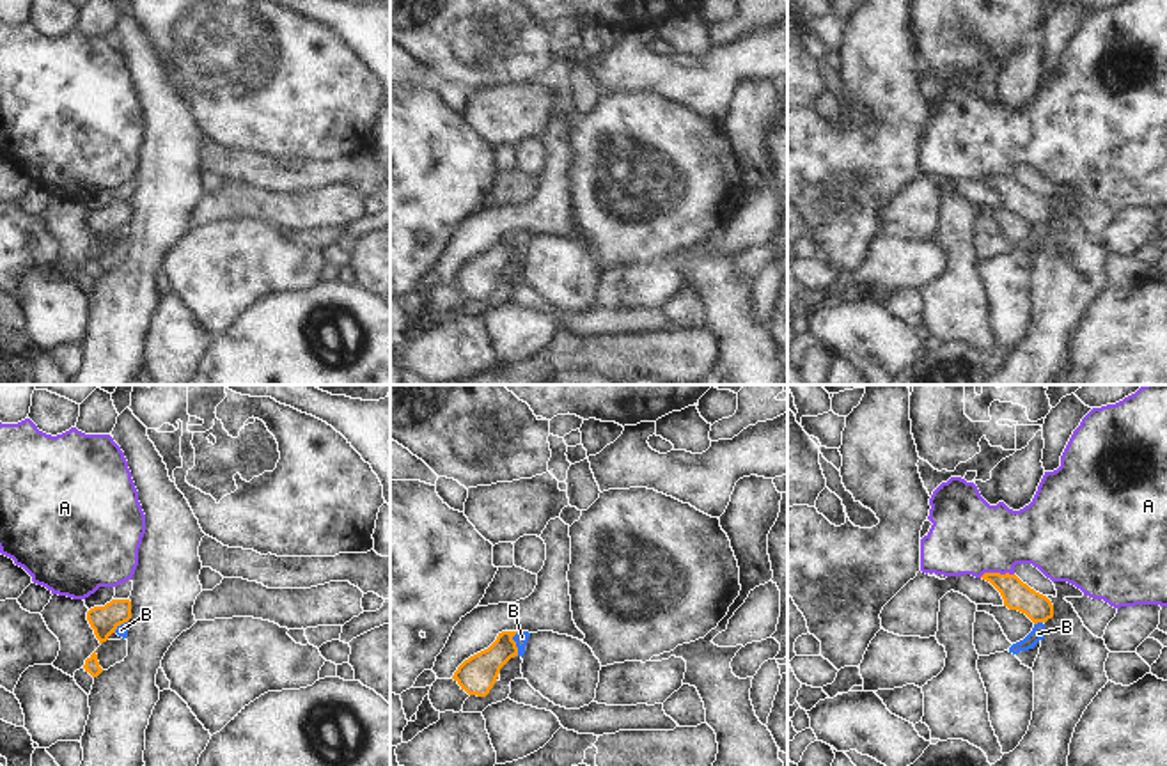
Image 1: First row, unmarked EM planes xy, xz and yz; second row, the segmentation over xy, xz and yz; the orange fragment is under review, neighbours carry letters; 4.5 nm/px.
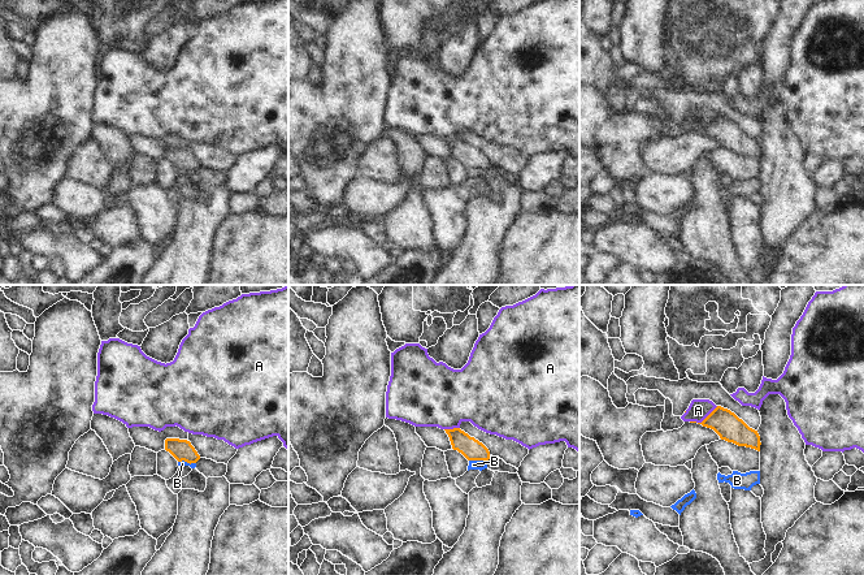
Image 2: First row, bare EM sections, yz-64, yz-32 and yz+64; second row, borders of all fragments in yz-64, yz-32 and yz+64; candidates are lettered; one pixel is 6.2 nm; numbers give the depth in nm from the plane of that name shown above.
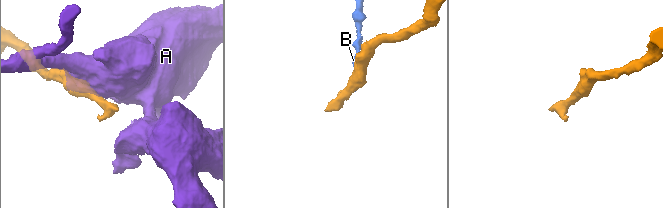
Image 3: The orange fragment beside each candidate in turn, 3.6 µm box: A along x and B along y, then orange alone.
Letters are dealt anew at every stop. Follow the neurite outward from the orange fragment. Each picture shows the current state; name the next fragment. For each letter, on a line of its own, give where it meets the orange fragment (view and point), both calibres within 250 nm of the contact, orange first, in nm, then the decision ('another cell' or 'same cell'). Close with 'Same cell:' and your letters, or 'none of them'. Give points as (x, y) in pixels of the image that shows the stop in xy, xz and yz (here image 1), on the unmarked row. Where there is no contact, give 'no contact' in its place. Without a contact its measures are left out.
A: meets orange in yz at (995, 176); 130 nm thick on the orange side, 340 nm on the other; another cell
B: meets orange in xz at (515, 247); 170 nm thick on the orange side, 60 nm on the other; another cell
Same cell: none of them

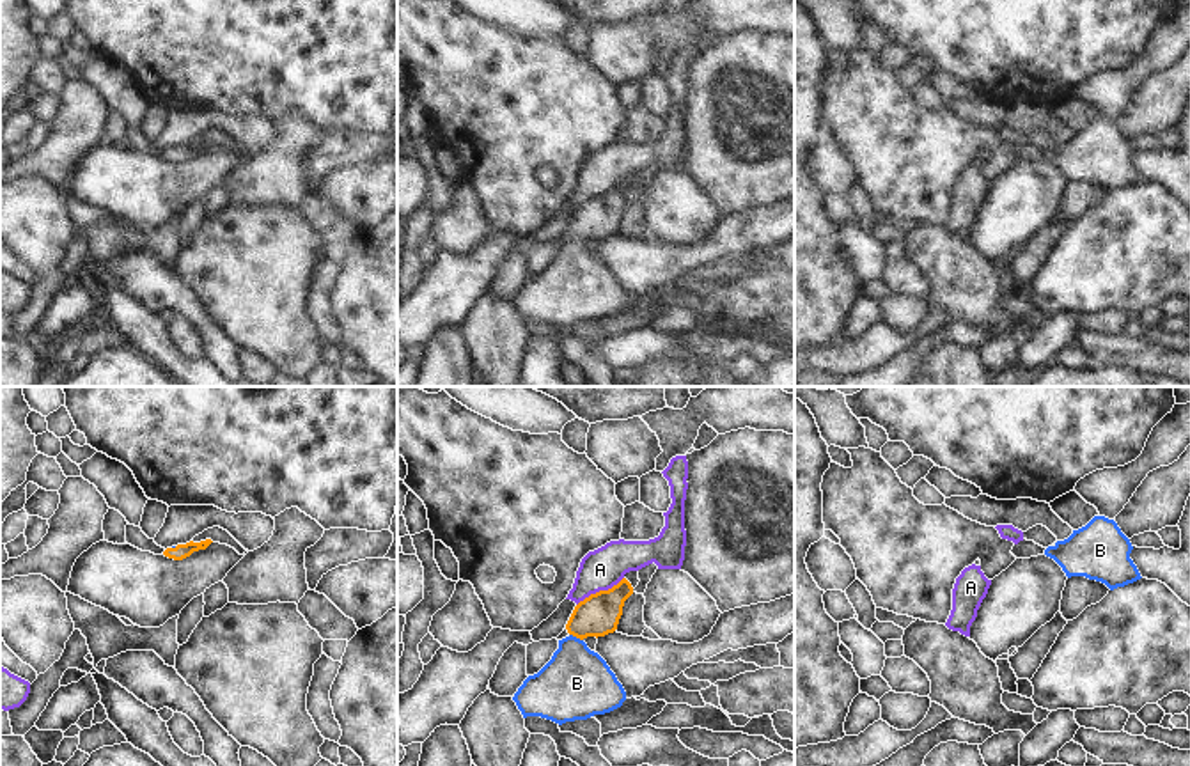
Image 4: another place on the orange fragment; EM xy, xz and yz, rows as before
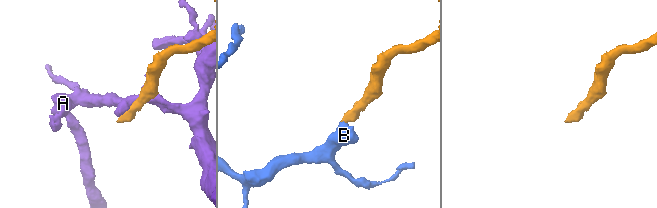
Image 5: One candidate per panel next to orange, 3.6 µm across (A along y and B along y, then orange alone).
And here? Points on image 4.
A: meets orange in xz at (600, 194); 190 nm thick on the orange side, 190 nm on the other; another cell
B: meets orange in xz at (577, 240); 190 nm thick on the orange side, 320 nm on the other; same cell
Same cell: B

